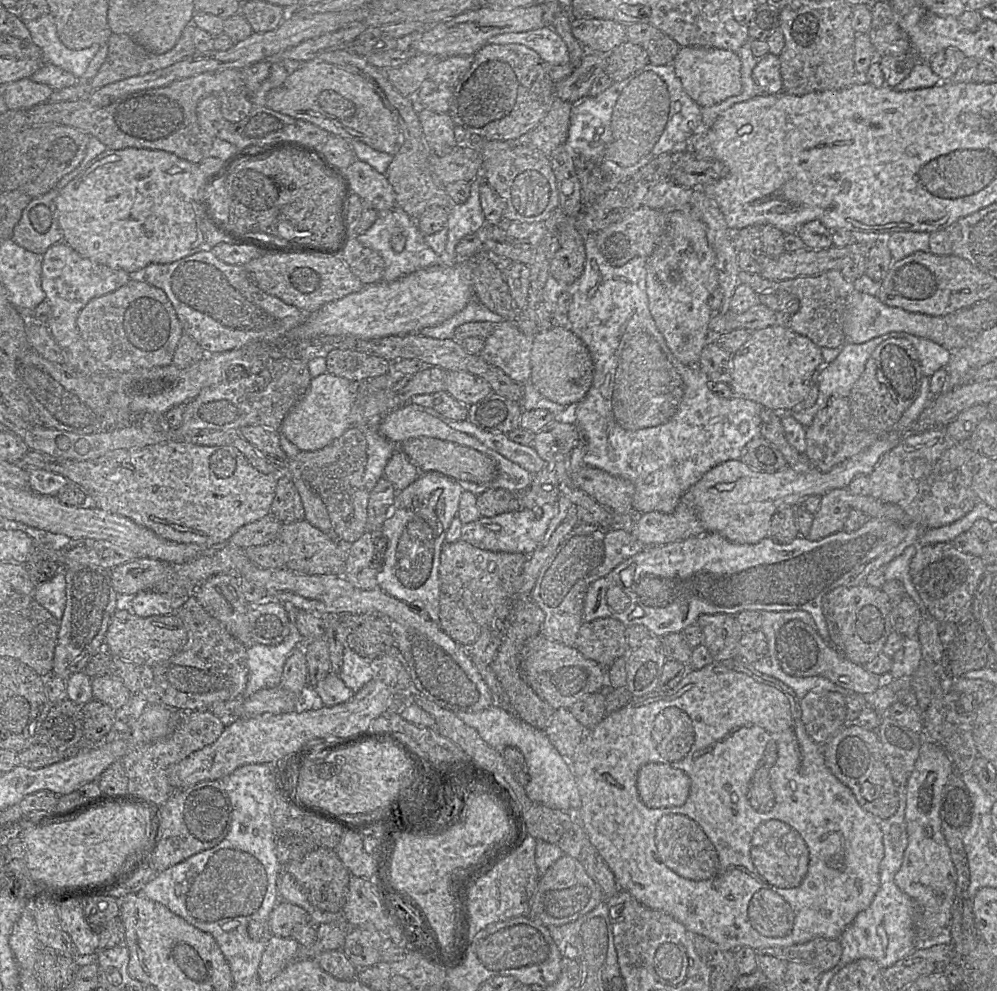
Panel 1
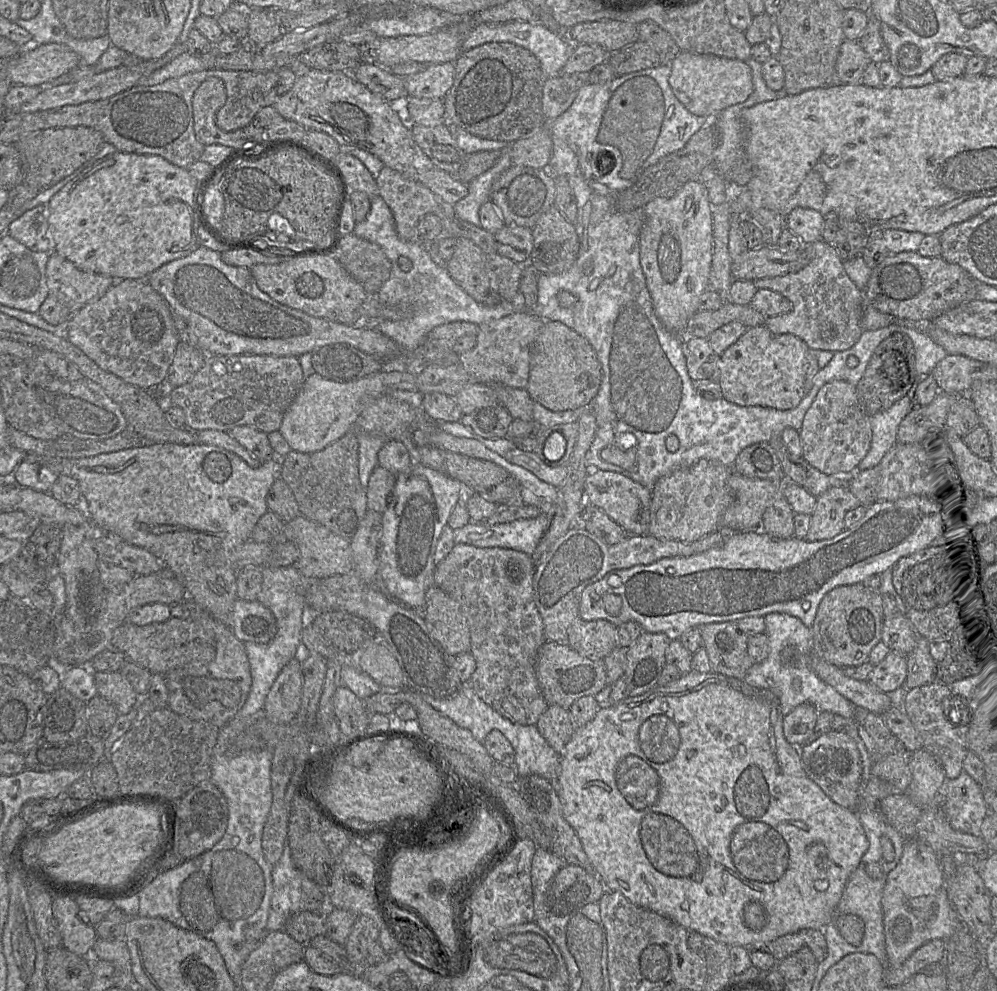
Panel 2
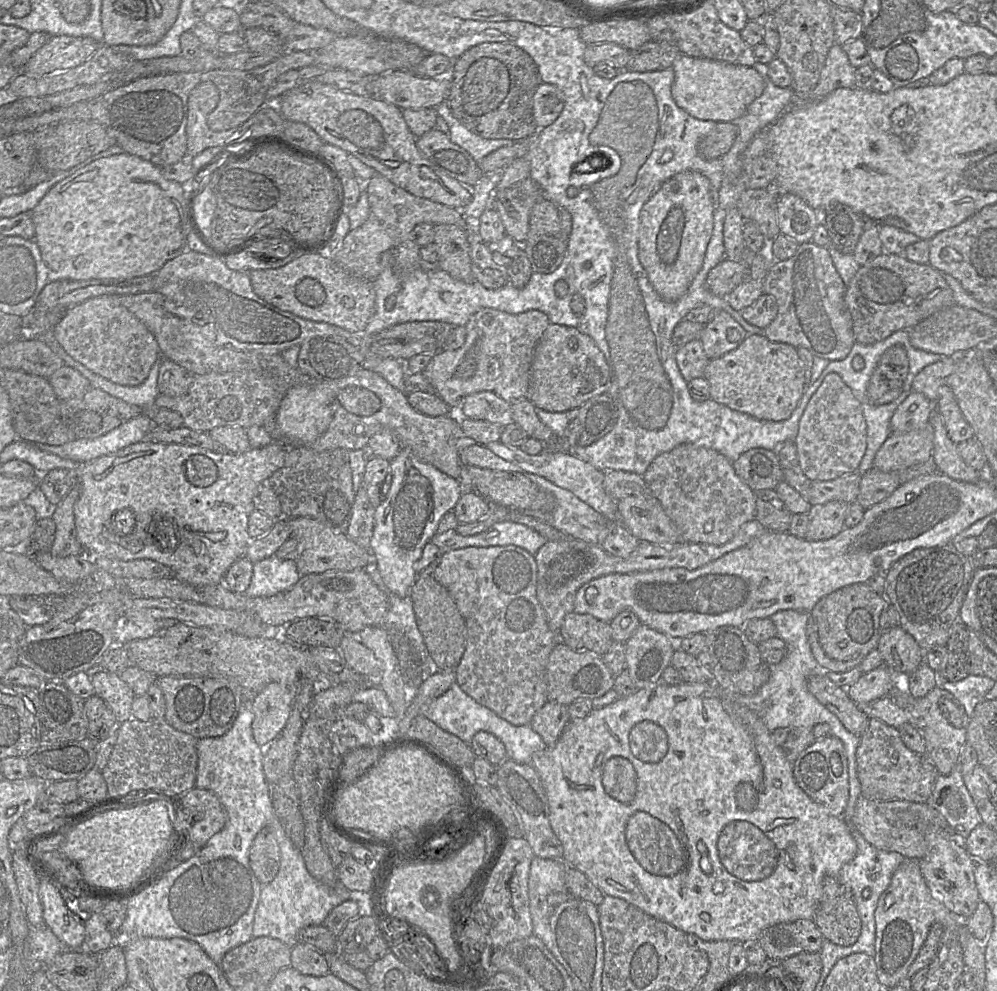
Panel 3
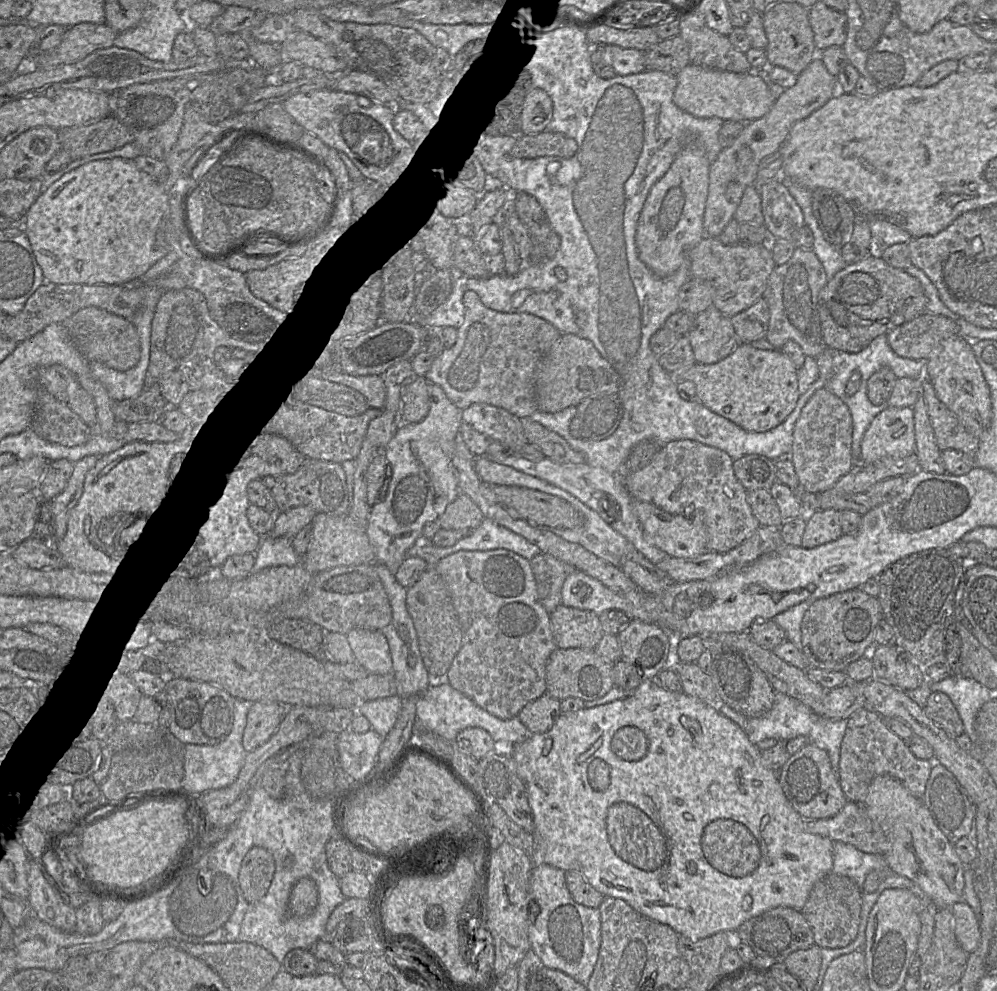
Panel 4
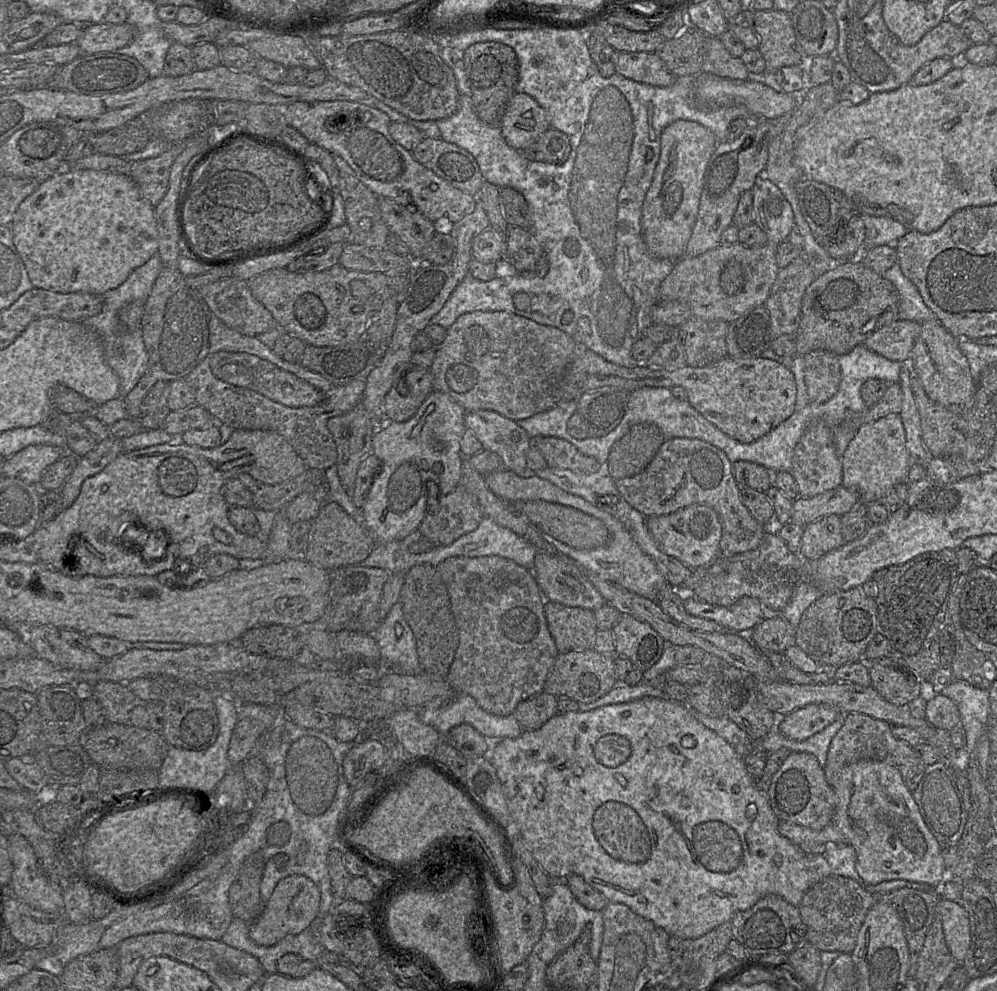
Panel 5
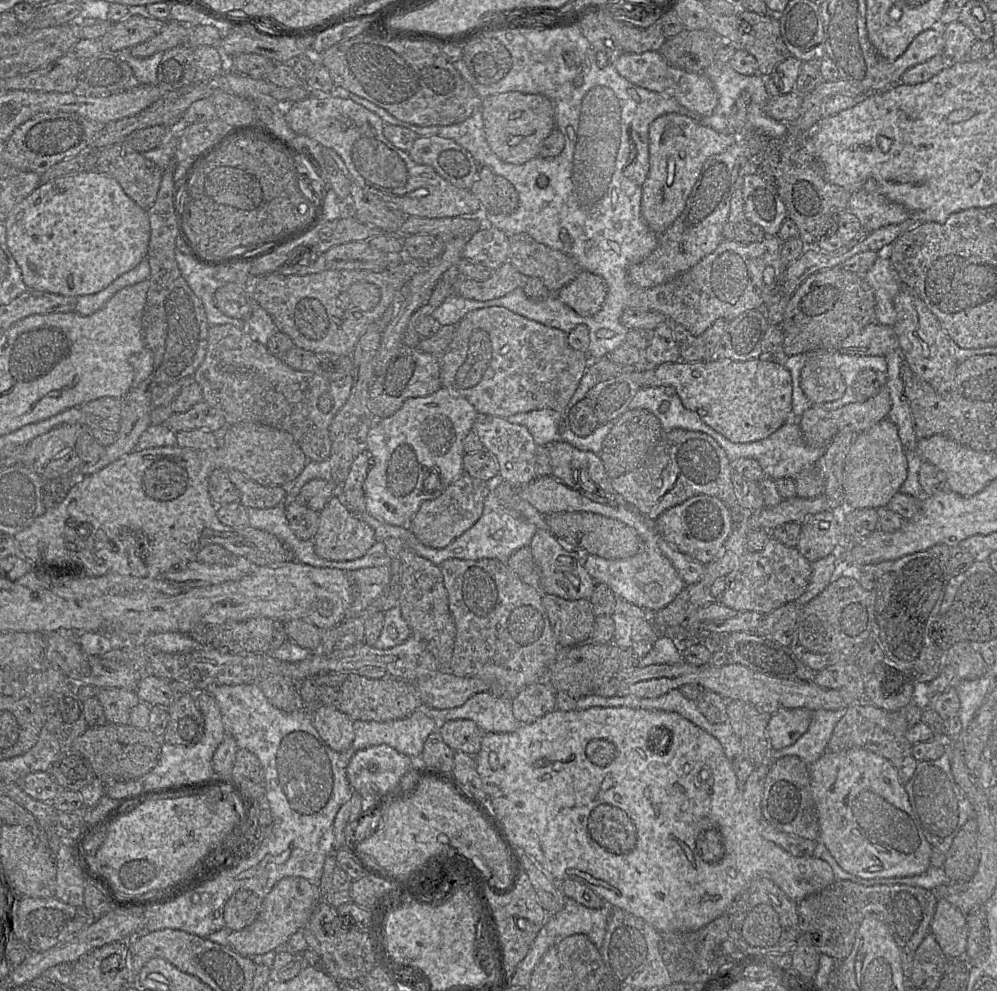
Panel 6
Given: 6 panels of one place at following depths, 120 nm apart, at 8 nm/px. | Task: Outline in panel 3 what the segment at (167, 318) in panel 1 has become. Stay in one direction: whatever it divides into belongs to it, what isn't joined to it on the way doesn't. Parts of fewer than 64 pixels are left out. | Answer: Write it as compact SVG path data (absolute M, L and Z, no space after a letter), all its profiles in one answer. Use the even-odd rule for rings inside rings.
M102 295L80 304L53 329L53 338L76 361L123 386L138 386L161 357L155 336L120 303L121 295Z

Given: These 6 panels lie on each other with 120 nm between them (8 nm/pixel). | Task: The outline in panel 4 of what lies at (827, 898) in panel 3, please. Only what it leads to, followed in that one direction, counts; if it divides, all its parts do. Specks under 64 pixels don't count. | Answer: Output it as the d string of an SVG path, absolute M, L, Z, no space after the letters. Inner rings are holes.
M828 873L813 886L801 912L809 923L814 944L820 948L844 948L857 936L862 907L862 891L848 876Z

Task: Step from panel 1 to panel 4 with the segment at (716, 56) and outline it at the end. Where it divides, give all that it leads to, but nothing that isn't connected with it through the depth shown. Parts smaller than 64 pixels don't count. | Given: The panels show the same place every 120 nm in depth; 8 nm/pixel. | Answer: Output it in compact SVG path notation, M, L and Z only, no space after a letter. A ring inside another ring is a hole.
M690 63L676 77L673 102L681 110L699 118L751 122L767 114L776 101L764 80L748 72L735 73Z

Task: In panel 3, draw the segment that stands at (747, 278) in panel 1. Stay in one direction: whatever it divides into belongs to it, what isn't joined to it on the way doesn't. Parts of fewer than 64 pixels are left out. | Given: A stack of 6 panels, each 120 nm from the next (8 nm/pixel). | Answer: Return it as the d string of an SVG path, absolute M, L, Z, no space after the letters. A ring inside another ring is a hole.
M813 242L799 245L792 257L772 264L763 280L762 291L773 296L778 306L777 316L763 329L763 335L771 342L804 348L814 357L828 361L844 360L849 355L856 342L844 302L846 285L827 248Z

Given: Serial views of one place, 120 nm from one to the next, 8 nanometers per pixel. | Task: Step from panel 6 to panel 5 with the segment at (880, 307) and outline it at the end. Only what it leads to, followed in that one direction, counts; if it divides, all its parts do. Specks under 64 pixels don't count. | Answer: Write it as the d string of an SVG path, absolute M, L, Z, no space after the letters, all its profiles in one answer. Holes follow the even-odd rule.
M898 263L884 272L882 276L889 280L899 293L899 320L919 323L938 321L936 315L924 303L915 285L903 275Z

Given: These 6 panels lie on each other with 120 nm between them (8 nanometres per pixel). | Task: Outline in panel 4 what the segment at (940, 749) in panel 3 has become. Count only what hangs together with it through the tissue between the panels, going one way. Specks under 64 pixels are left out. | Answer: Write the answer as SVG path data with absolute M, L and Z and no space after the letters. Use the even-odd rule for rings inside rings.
M933 692L923 708L926 716L954 740L964 732L962 719L948 695Z

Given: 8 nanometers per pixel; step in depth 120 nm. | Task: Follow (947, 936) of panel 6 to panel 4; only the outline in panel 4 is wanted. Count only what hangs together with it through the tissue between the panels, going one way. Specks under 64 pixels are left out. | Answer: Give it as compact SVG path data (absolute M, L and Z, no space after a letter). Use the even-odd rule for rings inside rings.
M963 900L954 903L950 910L953 914L955 935L959 944L967 953L973 953L980 942L979 917Z

